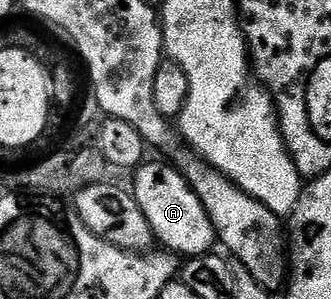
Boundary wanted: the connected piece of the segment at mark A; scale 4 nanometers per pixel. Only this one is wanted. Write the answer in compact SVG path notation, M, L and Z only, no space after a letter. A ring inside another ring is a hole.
M150 162L134 171L133 193L141 212L145 212L145 220L149 220L149 228L154 232L158 245L176 256L208 253L217 239L205 208L201 208L201 200L197 200L193 188L174 165Z

